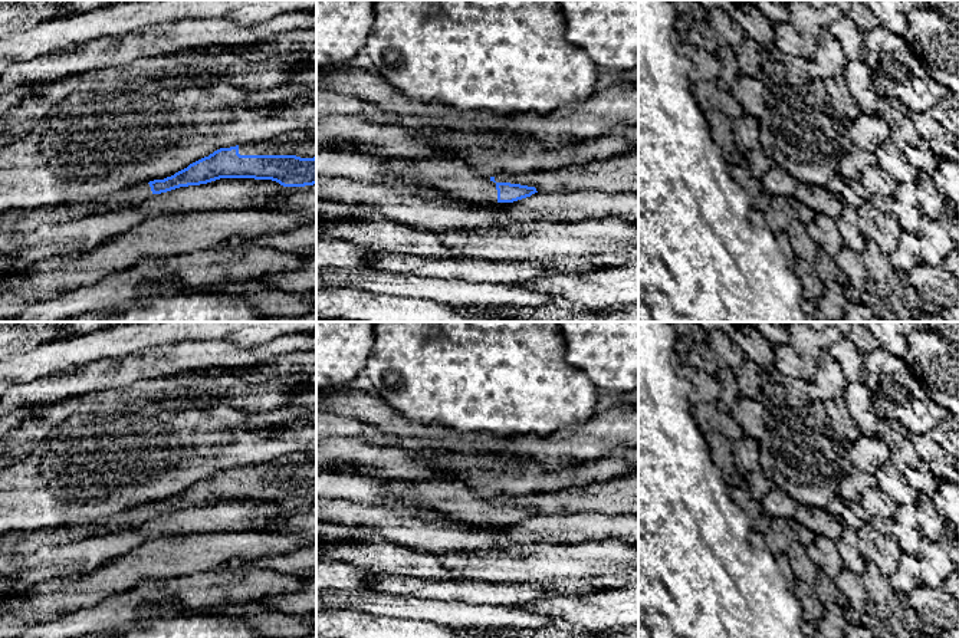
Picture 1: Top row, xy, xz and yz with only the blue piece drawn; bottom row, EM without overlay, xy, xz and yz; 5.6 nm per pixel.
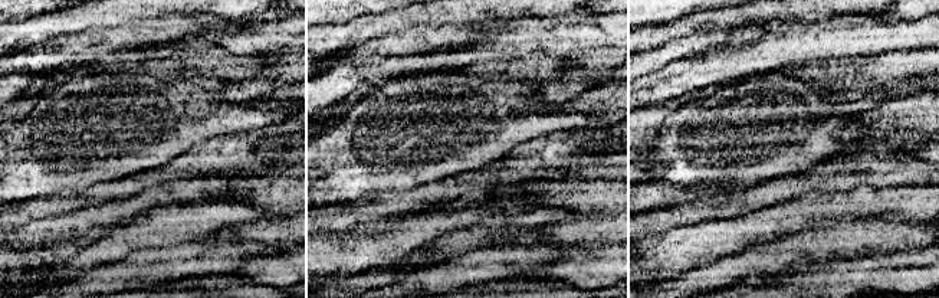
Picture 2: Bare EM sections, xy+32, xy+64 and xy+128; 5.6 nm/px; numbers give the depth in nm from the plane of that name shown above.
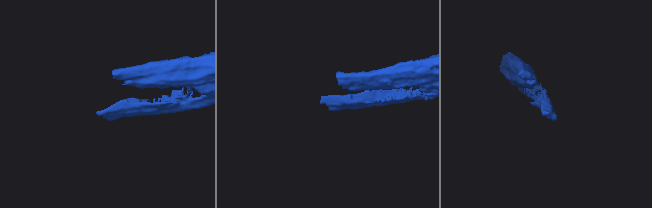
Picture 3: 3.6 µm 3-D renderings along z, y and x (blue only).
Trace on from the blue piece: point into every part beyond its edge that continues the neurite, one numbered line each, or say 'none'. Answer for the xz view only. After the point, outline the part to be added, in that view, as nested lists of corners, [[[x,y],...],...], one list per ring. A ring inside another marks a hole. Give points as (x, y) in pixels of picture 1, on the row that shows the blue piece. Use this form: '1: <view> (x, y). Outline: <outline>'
1: xz (452, 176). Outline: [[[459,155],[456,158],[423,158],[411,161],[413,185],[439,190],[473,205],[497,203],[496,182],[474,174]]]

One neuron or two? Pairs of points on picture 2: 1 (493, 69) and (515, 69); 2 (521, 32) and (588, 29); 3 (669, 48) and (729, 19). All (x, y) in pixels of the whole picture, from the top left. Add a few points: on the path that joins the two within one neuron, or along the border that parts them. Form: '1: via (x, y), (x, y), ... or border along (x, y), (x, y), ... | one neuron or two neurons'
1: via (499, 69), (509, 69) | one neuron
2: via (538, 32), (571, 32) | one neuron
3: border along (739, 25), (731, 29), (692, 32), (673, 39) | two neurons

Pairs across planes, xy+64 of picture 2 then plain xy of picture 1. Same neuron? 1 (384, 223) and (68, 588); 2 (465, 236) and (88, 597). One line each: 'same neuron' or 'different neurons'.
1: different neurons
2: same neuron

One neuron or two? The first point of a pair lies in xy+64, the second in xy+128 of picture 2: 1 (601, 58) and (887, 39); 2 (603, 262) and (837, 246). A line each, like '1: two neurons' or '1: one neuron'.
1: two neurons
2: two neurons

